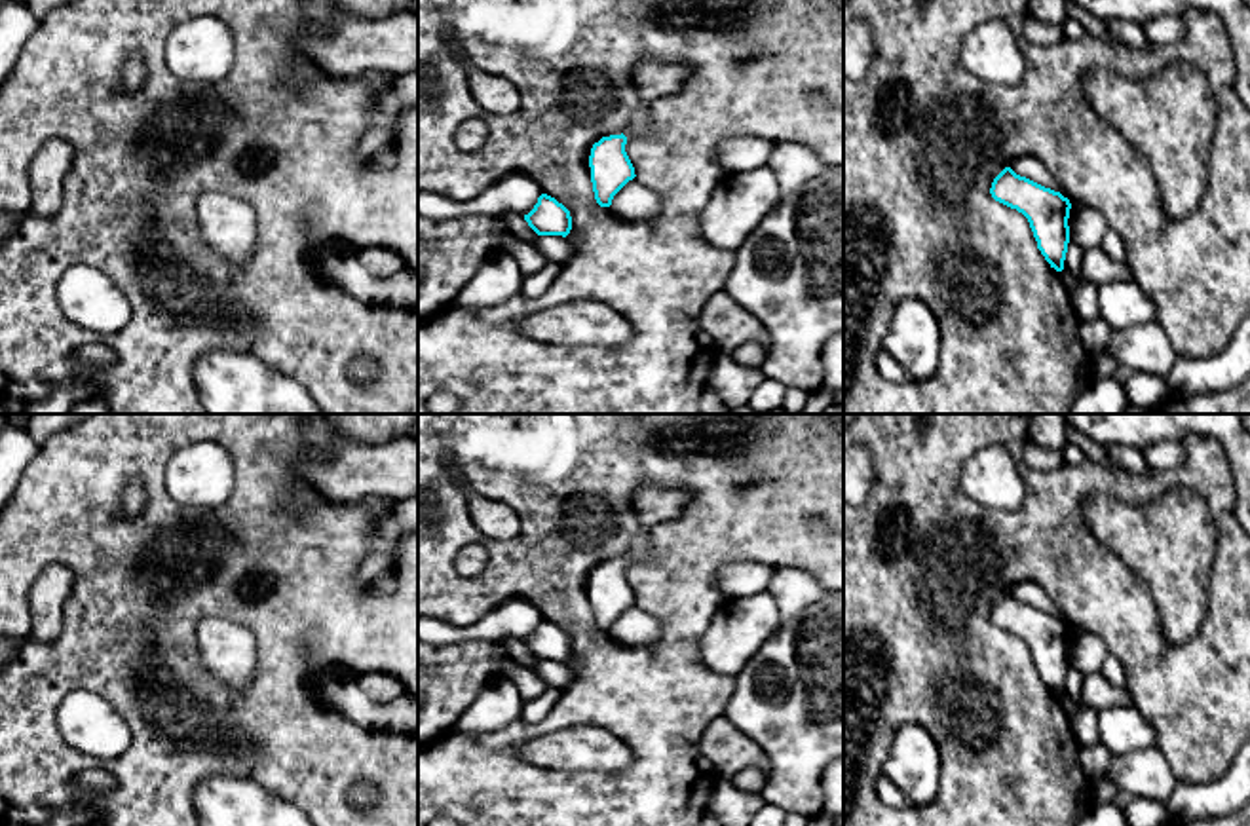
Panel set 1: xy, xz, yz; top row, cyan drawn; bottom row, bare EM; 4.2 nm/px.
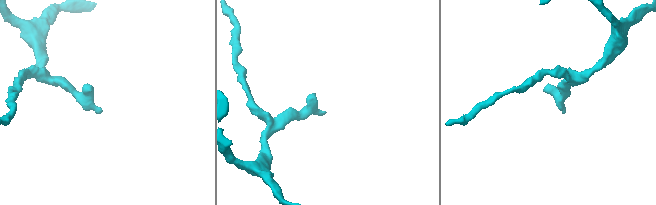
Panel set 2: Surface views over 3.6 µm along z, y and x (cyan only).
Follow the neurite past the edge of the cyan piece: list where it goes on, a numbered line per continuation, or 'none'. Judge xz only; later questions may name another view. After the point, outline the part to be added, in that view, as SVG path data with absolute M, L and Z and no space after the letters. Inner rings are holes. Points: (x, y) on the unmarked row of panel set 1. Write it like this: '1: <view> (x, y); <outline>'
1: xz (639, 551); M634 537L625 558L627 564L631 562L652 562L653 560L653 553L646 541L646 537Z

